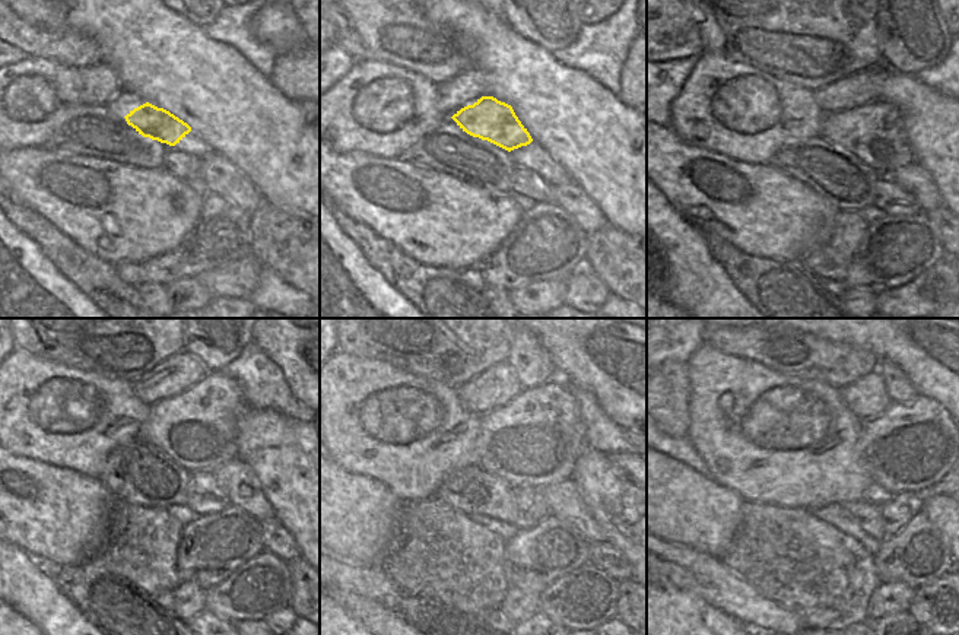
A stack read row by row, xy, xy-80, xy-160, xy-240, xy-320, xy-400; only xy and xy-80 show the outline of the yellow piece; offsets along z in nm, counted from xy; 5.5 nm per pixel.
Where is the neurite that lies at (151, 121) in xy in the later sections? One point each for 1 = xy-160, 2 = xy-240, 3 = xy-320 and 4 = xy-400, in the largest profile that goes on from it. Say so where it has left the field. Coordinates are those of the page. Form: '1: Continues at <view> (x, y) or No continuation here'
1: Continues at xy-160 (847, 123)
2: Continues at xy-240 (203, 445)
3: Continues at xy-320 (569, 453)
4: Continues at xy-400 (910, 445).

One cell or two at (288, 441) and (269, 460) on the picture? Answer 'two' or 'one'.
one

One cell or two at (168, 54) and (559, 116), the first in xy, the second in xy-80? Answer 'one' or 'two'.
one

